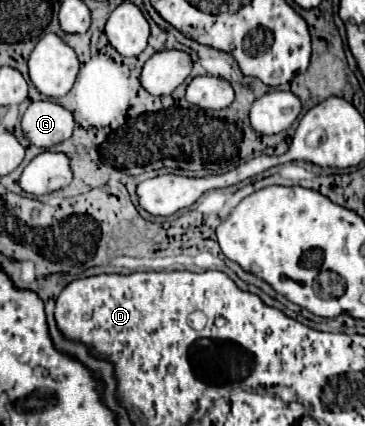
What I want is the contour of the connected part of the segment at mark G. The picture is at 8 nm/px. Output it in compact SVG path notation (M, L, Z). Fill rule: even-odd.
M38 100L28 106L22 116L24 136L44 150L54 148L70 138L74 130L74 116L52 100Z

